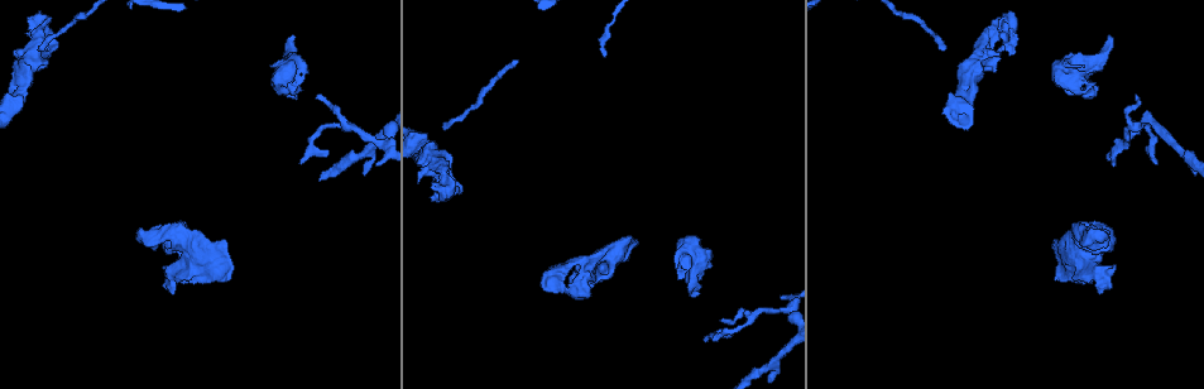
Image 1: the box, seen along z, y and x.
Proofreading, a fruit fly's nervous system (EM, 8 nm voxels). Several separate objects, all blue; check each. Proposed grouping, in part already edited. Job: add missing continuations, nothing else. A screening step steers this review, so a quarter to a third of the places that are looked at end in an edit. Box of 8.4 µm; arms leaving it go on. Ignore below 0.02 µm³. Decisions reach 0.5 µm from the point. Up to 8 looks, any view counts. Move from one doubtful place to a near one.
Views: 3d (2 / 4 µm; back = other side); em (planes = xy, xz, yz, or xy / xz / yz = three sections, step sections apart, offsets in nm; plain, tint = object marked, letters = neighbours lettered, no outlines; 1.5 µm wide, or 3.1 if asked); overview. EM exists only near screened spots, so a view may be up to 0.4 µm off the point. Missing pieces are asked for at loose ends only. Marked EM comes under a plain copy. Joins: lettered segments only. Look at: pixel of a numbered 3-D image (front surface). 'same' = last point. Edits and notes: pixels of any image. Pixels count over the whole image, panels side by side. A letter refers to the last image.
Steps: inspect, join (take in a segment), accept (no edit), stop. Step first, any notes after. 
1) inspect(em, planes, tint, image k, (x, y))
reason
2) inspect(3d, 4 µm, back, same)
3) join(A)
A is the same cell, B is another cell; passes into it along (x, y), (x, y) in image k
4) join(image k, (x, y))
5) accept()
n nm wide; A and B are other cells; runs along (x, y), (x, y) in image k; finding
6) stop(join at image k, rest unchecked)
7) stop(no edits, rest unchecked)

inspect(3d, 2 µm, image 1, (228, 277))
free end

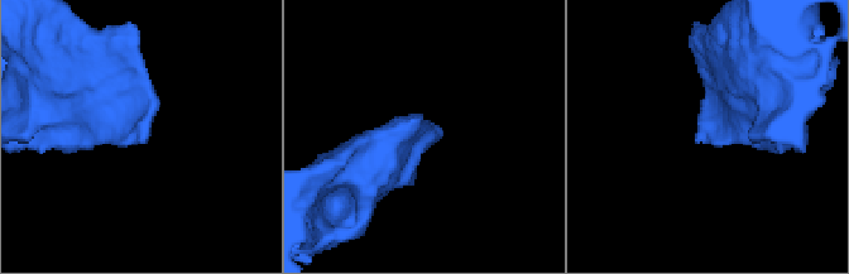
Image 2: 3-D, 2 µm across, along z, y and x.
inspect(em, yz, step 4, letters, image 2, (145, 141))
need the tissue

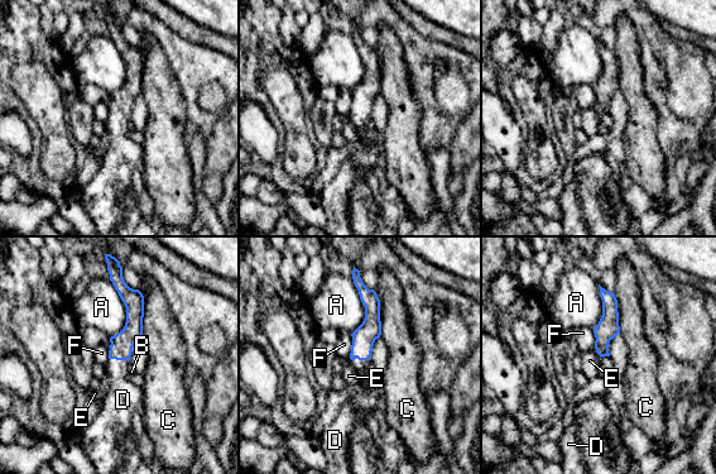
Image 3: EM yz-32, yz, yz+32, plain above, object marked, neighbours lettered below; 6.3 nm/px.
inspect(em, planes, letters, same)
another direction

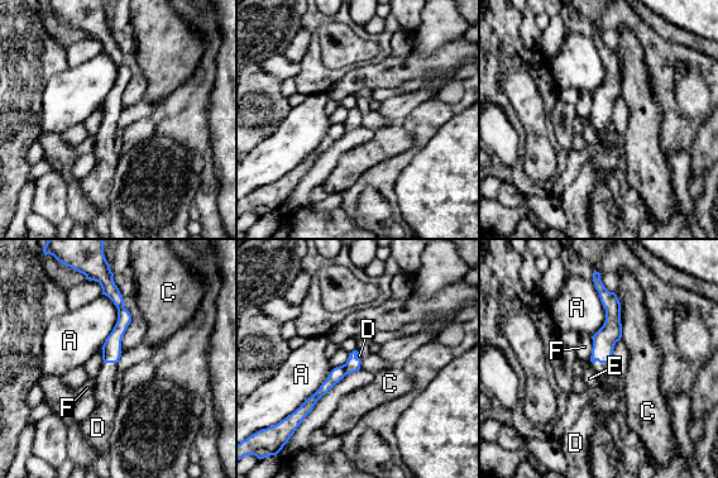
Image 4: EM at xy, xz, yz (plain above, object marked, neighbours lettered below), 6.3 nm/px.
join(D)
A touches over 360 nm; D is the same cell, A, C, E and F are other cells; it goes on there

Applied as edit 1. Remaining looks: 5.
inspect(3d, 4 µm, image 1, (1110, 248))
branch stops here

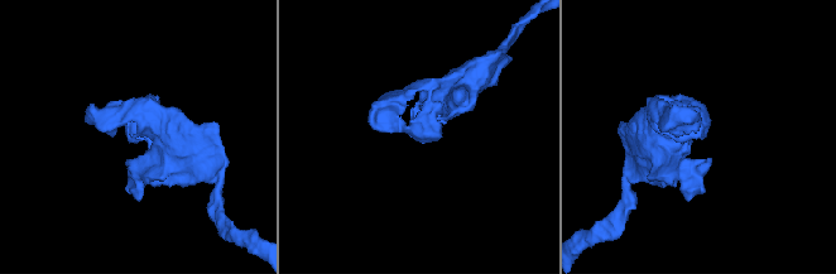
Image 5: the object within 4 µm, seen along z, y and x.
inspect(em, planes, tint, image 5, (412, 135))
now the EM

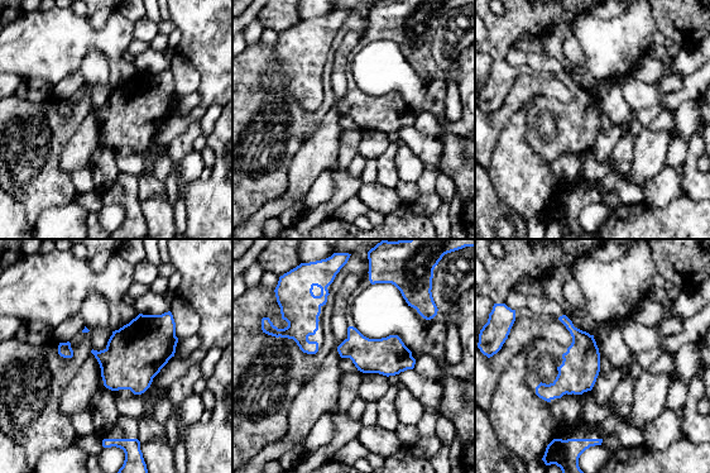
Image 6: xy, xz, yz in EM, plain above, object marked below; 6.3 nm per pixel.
inspect(em, planes, letters, same)
what lies round it

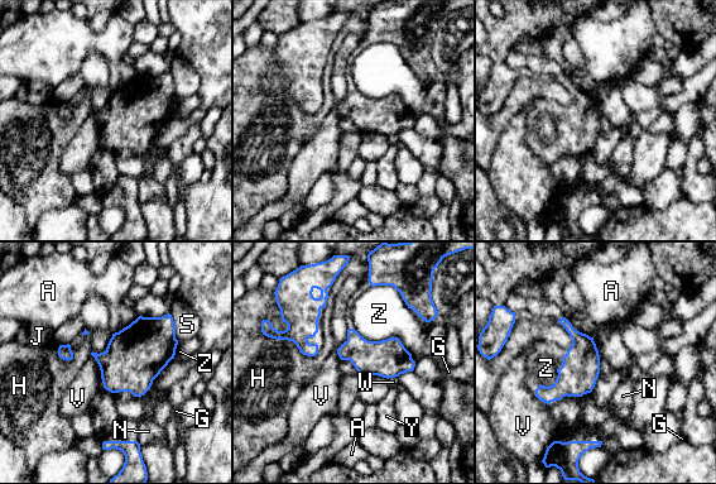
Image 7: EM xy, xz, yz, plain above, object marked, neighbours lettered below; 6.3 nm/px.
accept()
A, G, H, J, N, S, V, W, Y and Z are other cells; border along (349, 329), (337, 349), (340, 359) in image 7; no lettered segment goes on from it

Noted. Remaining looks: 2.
inspect(overview)

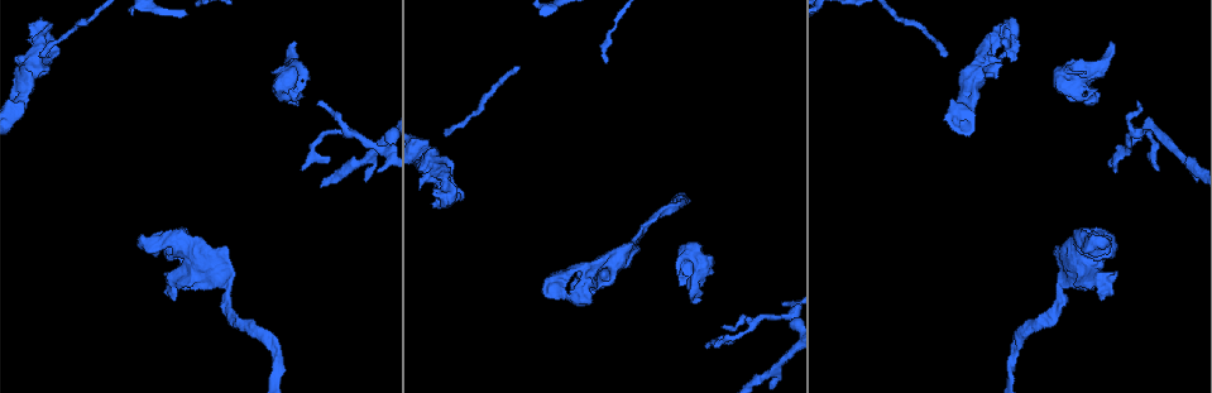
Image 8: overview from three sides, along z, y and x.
inspect(em, xy, step 4, letters, image 8, (1117, 171))
tapers out

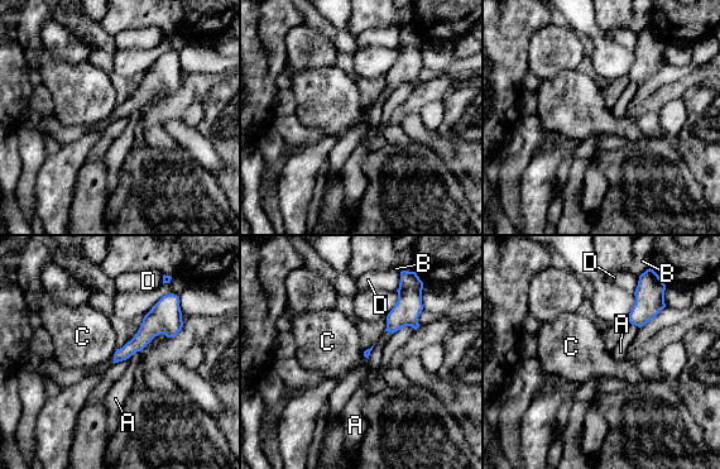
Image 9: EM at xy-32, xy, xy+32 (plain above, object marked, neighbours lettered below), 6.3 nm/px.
accept()
A, B, C and D are other cells; border along (116, 348), (113, 362) in image 9; no lettered segment goes on from it

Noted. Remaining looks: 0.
stop(join at image 4, rest unchecked)

